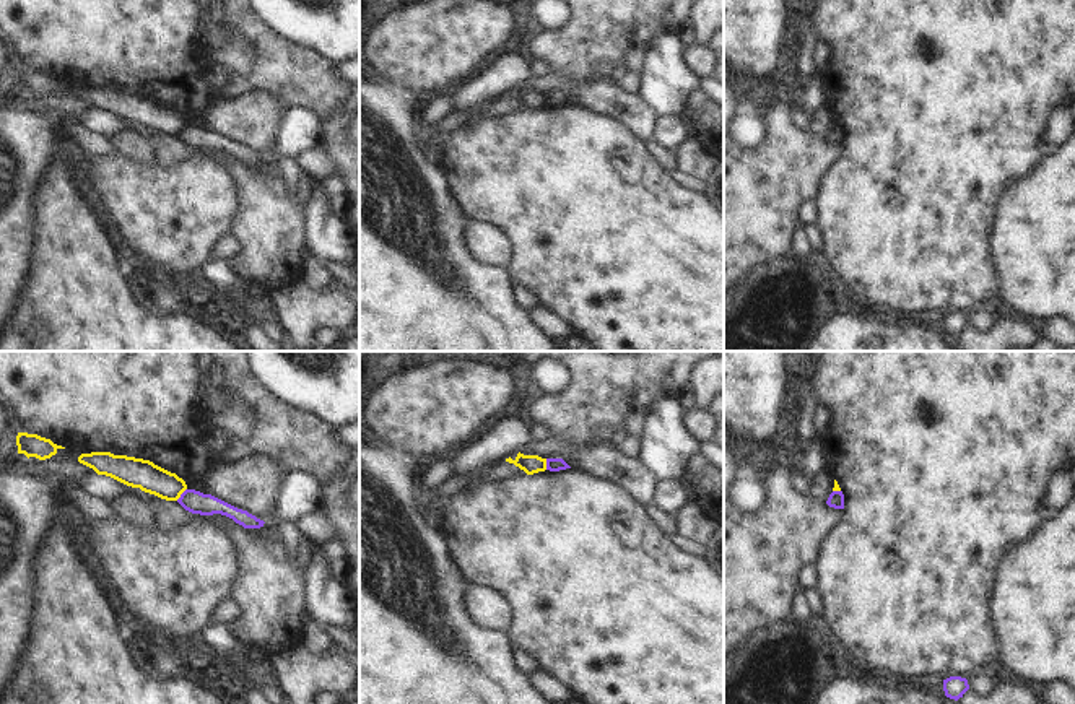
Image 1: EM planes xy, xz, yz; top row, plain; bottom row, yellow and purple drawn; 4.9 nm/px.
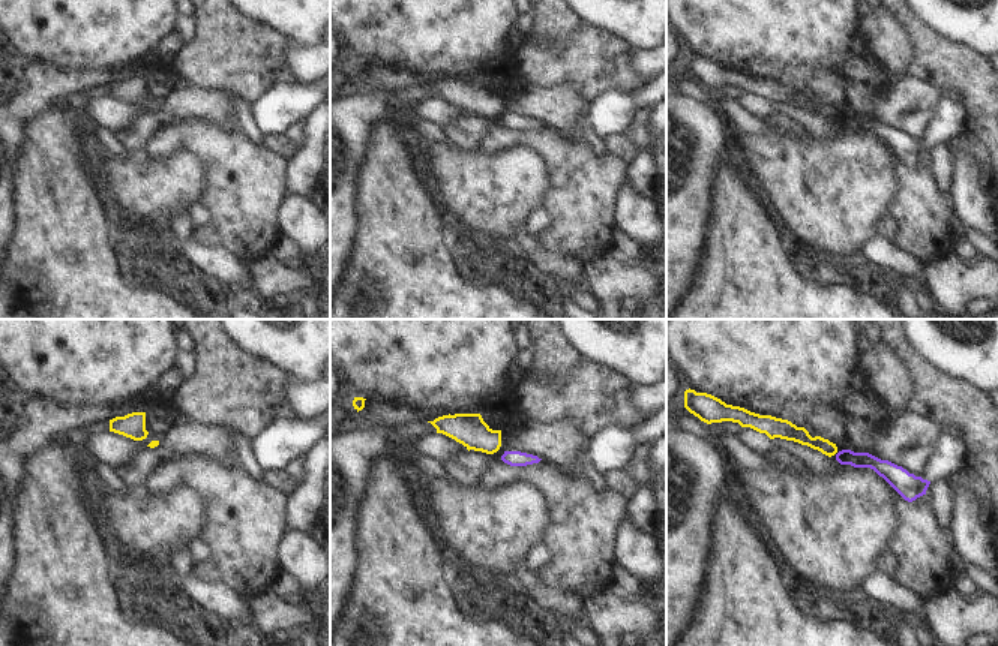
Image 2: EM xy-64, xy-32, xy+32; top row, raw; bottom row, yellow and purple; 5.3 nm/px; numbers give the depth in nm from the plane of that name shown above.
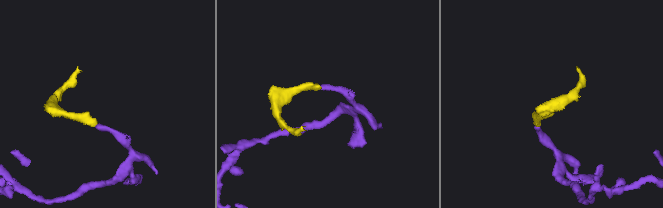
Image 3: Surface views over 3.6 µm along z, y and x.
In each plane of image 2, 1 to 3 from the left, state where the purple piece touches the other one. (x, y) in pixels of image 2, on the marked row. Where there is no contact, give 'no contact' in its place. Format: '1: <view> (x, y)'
1: no contact
2: no contact
3: no contact

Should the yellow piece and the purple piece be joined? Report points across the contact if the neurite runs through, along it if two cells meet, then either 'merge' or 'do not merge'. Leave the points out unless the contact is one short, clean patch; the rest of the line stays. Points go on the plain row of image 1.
border xy (186, 124), (176, 135); do not merge

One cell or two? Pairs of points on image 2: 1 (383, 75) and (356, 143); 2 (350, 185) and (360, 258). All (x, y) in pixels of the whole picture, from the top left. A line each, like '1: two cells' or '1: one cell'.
1: one cell
2: two cells

